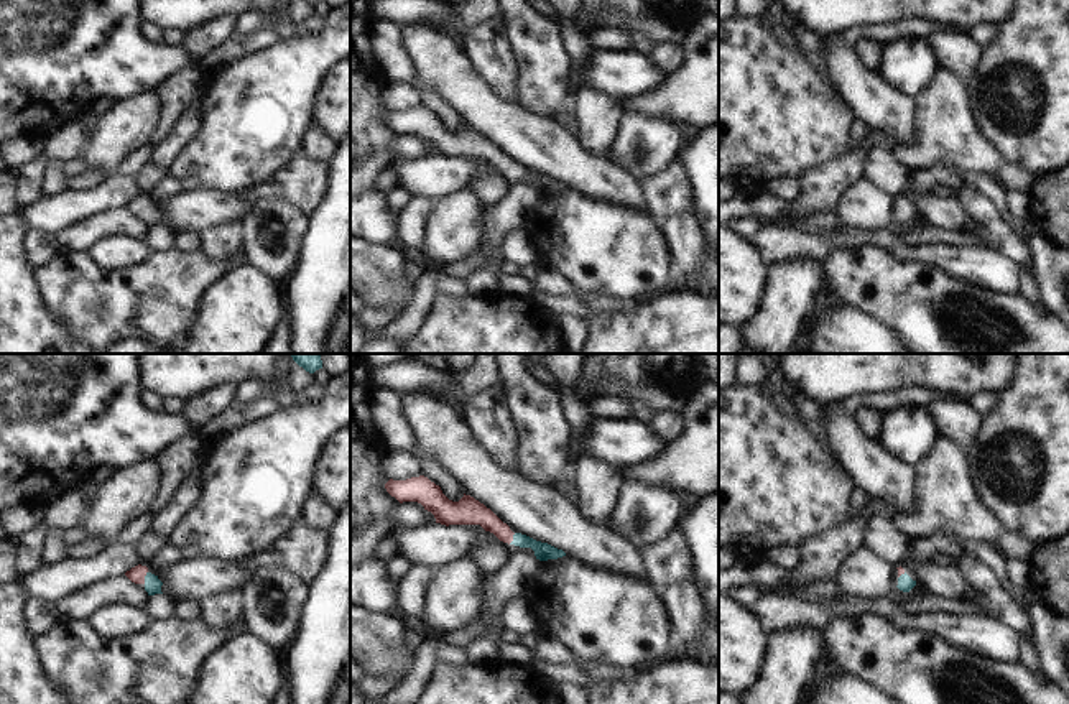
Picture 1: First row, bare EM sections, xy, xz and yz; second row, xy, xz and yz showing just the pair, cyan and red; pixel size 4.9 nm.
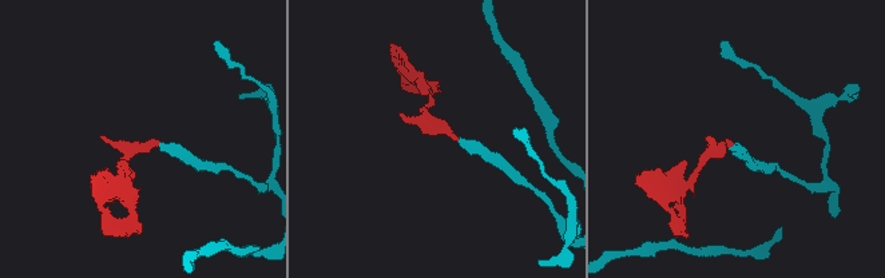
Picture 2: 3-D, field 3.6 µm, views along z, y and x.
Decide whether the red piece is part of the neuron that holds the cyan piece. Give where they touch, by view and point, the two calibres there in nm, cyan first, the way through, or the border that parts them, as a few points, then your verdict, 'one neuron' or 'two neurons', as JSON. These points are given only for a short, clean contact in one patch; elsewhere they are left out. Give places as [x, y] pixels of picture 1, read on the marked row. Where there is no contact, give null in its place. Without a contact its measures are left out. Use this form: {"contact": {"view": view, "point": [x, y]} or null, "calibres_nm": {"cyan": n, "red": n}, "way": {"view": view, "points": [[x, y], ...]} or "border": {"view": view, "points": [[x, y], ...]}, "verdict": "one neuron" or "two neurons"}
{"contact": {"view": "xy", "point": [145, 578]}, "calibres_nm": {"cyan": 80, "red": 80}, "way": {"view": "xy", "points": [[152, 583], [145, 578], [137, 574]]}, "verdict": "one neuron"}

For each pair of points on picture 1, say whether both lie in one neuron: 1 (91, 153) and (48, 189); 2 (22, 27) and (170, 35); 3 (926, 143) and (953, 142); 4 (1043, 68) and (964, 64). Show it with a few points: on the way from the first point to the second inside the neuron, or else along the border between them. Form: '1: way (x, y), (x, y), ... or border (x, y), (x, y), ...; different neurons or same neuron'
1: border (46, 158), (63, 162); different neurons
2: border (161, 41), (171, 46), (181, 45); different neurons
3: way (933, 143), (946, 142); same neuron
4: border (982, 48), (979, 64), (966, 83); different neurons

